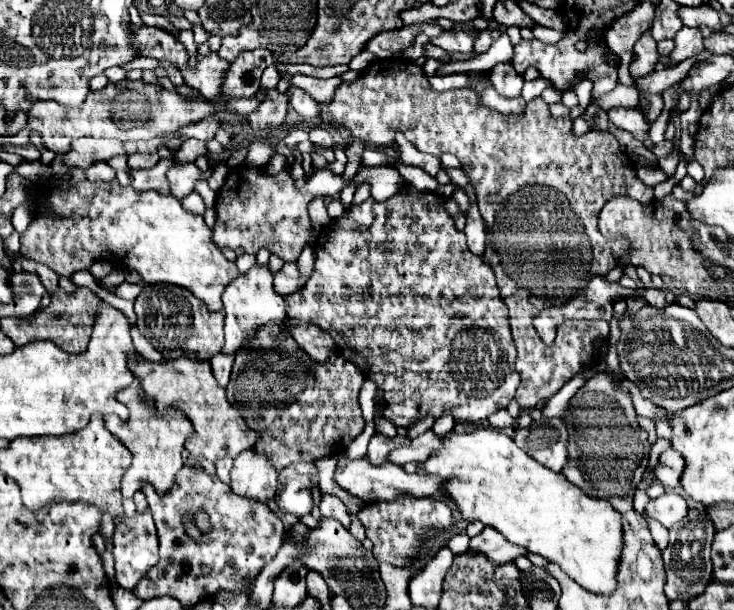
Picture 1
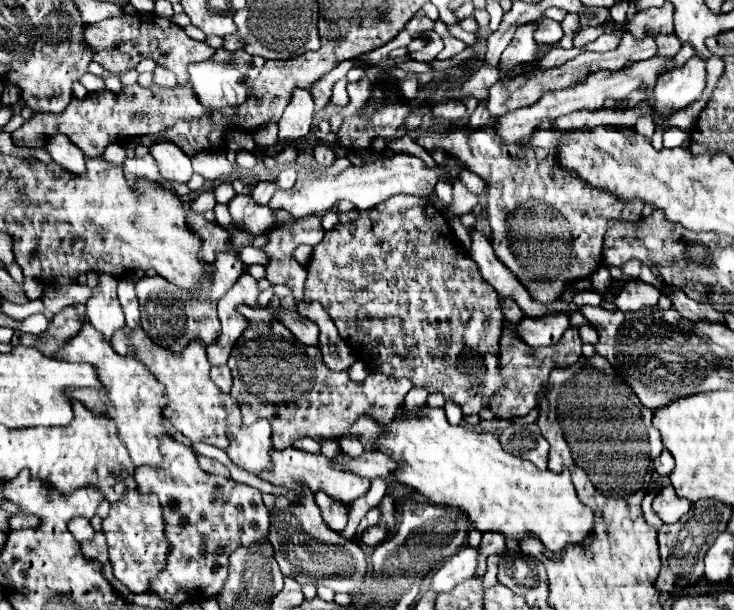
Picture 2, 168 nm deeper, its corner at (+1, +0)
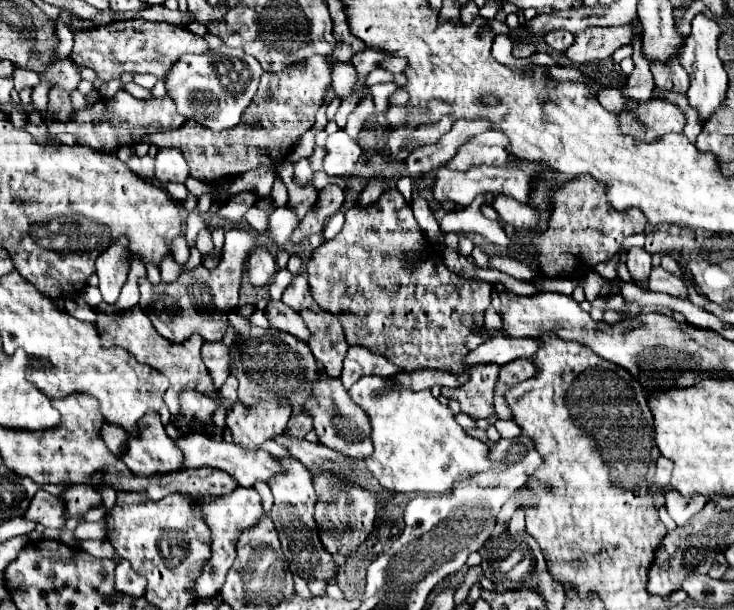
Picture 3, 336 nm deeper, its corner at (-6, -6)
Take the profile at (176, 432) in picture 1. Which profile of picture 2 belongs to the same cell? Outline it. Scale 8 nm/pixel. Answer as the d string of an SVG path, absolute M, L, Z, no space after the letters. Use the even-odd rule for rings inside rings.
M89 322L83 324L83 328L79 330L77 336L73 336L63 348L57 350L55 358L91 364L97 370L101 388L99 390L71 388L71 390L67 390L67 394L71 394L71 398L77 398L79 402L83 402L87 408L91 408L91 412L105 414L115 420L117 436L127 446L129 456L135 466L161 464L159 442L163 436L167 436L167 432L163 430L163 424L161 424L163 408L165 408L165 400L161 400L161 396L163 396L161 382L133 356L119 356L111 348L111 344L101 336L101 332L97 332Z

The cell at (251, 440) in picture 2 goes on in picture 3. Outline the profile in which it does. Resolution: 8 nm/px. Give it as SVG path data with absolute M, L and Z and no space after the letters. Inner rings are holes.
M236 402L228 412L226 426L232 430L234 444L238 444L244 450L258 450L268 438L286 432L288 418L288 406L260 404L250 410Z

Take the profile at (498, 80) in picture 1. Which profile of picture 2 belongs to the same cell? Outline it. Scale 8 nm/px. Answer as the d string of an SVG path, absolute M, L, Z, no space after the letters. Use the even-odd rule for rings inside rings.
M529 22L525 26L519 26L515 32L515 38L503 51L500 57L499 68L506 72L511 71L517 62L529 62L534 60L537 43L533 38L537 22Z

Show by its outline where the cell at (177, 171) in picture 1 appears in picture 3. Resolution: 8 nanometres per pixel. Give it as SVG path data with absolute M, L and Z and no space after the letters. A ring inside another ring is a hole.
M160 148L156 154L154 176L160 182L186 182L190 176L188 164L180 148Z

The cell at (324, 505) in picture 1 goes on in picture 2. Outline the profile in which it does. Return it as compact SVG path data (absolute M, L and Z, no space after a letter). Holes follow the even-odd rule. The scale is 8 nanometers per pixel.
M317 492L315 494L315 502L317 506L321 508L321 516L323 516L323 522L335 530L335 532L341 532L345 526L347 526L347 506L343 502L337 502L337 500L331 500L327 494L323 492Z

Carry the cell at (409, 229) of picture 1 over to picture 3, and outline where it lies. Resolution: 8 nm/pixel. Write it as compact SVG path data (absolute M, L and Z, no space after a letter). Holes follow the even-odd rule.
M396 188L386 190L368 208L346 210L344 228L312 252L306 272L312 292L316 292L314 300L342 322L350 346L366 346L370 352L396 364L402 372L414 372L428 368L428 340L432 340L434 332L432 344L438 342L436 362L454 366L456 374L470 372L466 384L442 388L442 396L456 400L460 410L474 420L488 418L494 412L492 392L500 366L464 366L468 354L466 336L472 328L484 326L480 312L490 306L492 286L484 280L464 278L448 270L442 252L434 250L434 244L418 226L410 202ZM410 250L420 254L420 262L412 266L406 262Z

